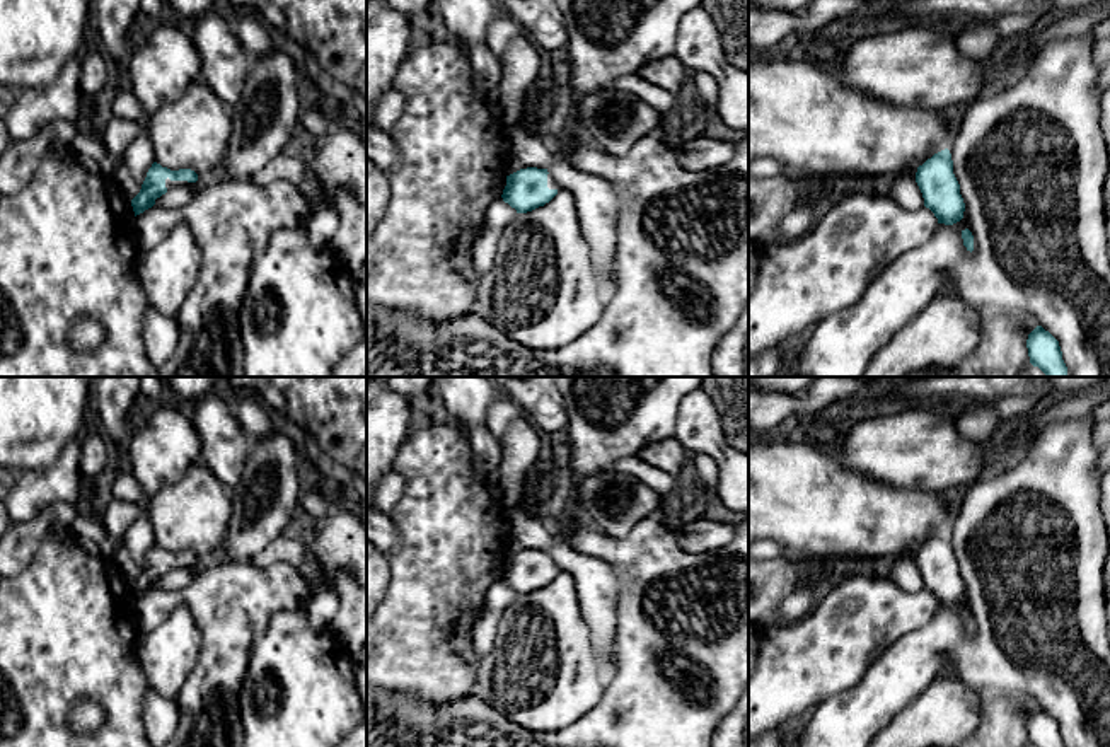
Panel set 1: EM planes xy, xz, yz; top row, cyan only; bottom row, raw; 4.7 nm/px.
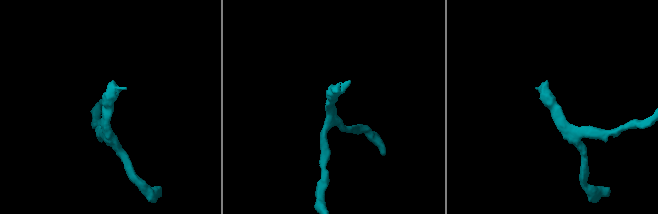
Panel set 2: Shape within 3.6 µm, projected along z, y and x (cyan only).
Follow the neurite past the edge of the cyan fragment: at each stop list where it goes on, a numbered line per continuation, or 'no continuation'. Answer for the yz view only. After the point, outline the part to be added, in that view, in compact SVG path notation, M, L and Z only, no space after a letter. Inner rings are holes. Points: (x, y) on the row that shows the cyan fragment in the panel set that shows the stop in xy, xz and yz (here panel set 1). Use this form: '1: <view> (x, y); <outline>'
no continuation

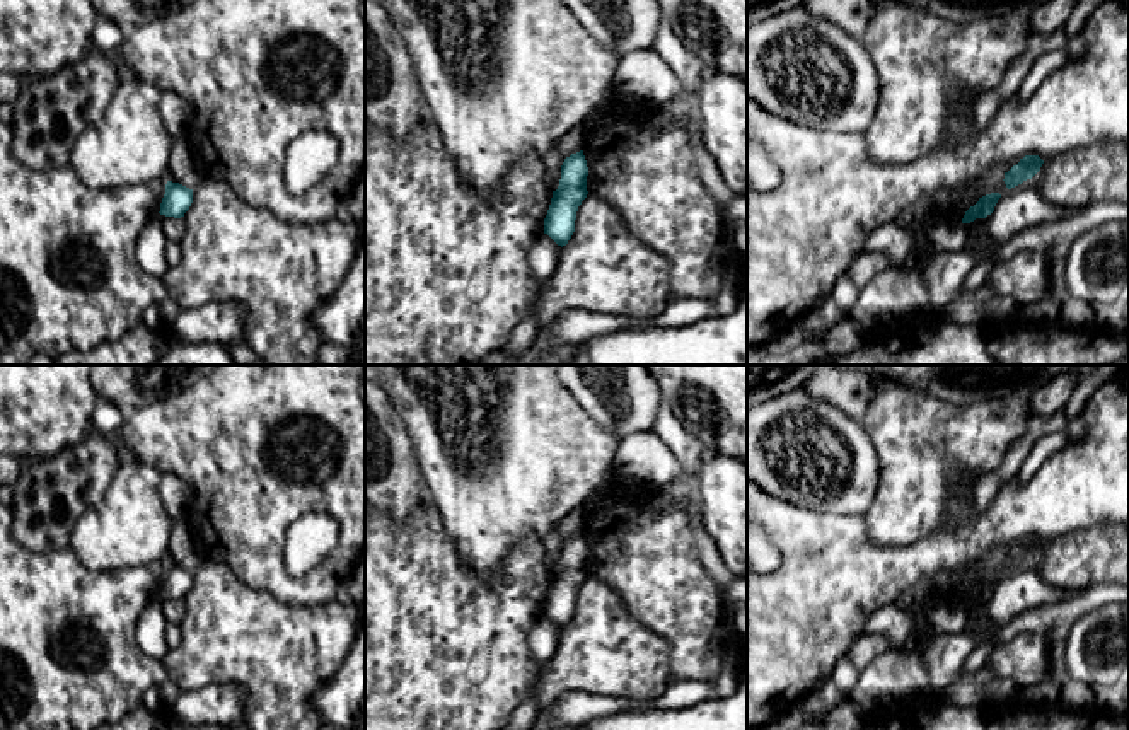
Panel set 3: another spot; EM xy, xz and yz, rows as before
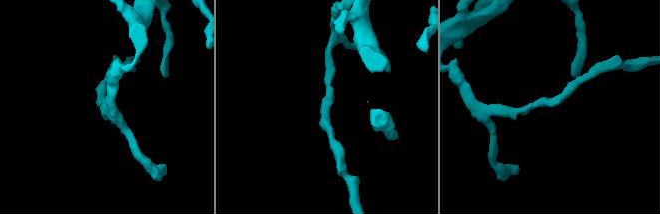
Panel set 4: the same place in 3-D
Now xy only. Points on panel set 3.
no continuation

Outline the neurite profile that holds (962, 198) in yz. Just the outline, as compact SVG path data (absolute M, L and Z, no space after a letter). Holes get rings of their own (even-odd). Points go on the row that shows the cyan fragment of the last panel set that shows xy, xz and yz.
M1005 174L996 176L991 181L984 181L974 186L953 188L947 205L935 205L929 211L935 213L936 223L962 223L965 211L974 206L982 196L991 193L1006 193Z

